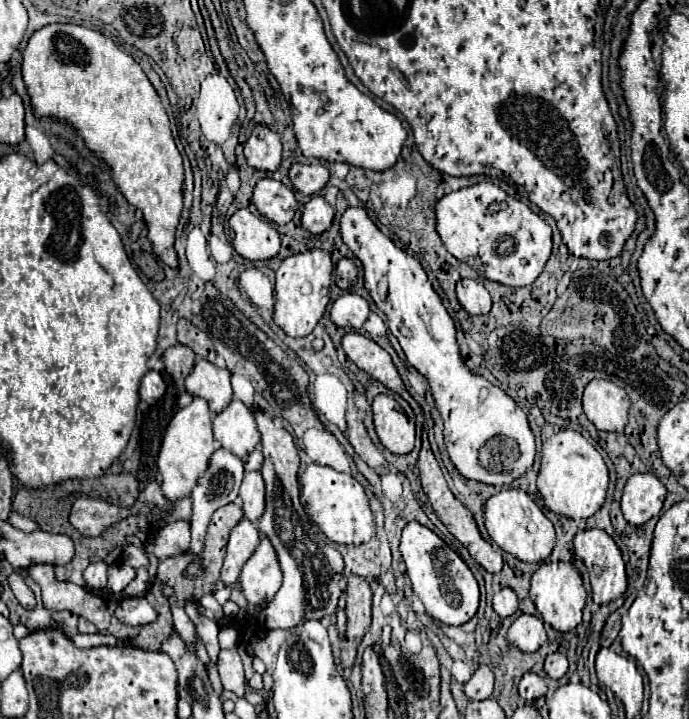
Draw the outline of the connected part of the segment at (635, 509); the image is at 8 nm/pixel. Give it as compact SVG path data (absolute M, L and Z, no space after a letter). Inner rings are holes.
M643 472L643 474L633 474L623 490L621 498L621 510L623 516L629 524L641 526L653 516L657 516L663 508L667 490L665 486L657 480L655 474Z

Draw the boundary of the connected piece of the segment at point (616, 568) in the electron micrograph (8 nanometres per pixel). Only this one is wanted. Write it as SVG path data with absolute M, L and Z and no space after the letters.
M589 528L589 530L577 532L573 544L575 544L575 554L587 566L587 572L589 572L589 578L591 578L593 602L603 604L603 602L611 602L611 600L621 598L627 590L627 574L625 574L625 562L621 558L621 550L617 548L615 540L605 530Z

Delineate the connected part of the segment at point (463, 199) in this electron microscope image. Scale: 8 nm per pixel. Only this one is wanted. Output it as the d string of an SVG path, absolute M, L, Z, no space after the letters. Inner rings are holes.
M479 182L469 188L461 188L443 196L437 206L437 232L447 248L457 260L469 264L485 280L499 282L505 286L529 286L543 272L543 266L551 254L551 228L543 218L531 212L531 208L511 196L507 196L499 186L491 182Z

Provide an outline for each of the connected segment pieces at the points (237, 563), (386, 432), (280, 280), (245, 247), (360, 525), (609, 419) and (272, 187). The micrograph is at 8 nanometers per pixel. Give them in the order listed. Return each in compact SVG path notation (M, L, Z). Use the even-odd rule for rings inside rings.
M243 518L229 536L227 556L221 568L221 582L235 584L243 564L249 560L249 556L255 552L257 546L259 546L259 532L247 518Z
M387 394L373 400L373 422L381 444L393 454L409 454L415 442L415 426L409 424L401 404Z
M311 248L285 258L275 272L275 324L289 336L309 336L329 304L329 286L333 276L331 256L321 248Z
M245 208L229 218L229 230L233 236L233 248L245 260L269 260L279 254L279 232Z
M311 462L299 477L299 481L300 501L304 509L329 540L337 544L369 542L375 530L375 518L371 514L365 488L351 474L341 474L329 466Z
M591 380L583 392L583 410L597 430L623 432L631 400L623 388L609 380Z
M263 178L257 182L253 202L257 210L275 224L291 222L297 212L297 200L293 190L273 178Z

